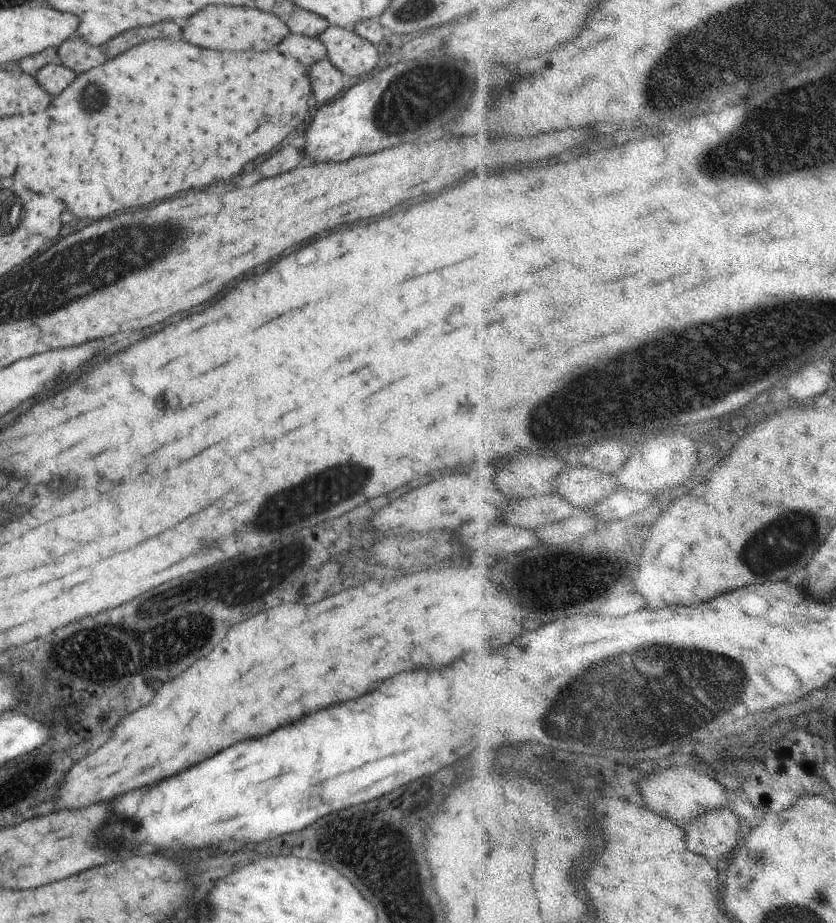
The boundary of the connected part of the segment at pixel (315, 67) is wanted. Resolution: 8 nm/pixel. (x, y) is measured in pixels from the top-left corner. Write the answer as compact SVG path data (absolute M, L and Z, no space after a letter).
M324 58L311 64L312 68L308 68L308 76L312 72L312 96L316 98L318 104L329 103L333 98L336 98L342 88L341 70L338 70L328 58Z

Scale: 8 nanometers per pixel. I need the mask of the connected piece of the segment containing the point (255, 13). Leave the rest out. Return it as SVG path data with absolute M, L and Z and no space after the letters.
M206 6L186 20L182 36L186 42L214 50L268 50L288 36L288 26L274 14L244 6Z

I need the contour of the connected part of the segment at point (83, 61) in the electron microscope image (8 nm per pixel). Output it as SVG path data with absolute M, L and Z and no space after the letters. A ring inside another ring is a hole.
M80 36L78 40L74 42L68 42L66 39L59 47L57 47L57 55L59 56L60 64L72 69L75 74L80 74L88 71L88 68L96 67L100 62L98 62L98 50L92 50L88 48L88 43L84 41ZM94 58L94 60L90 60ZM74 66L78 68L74 68Z

